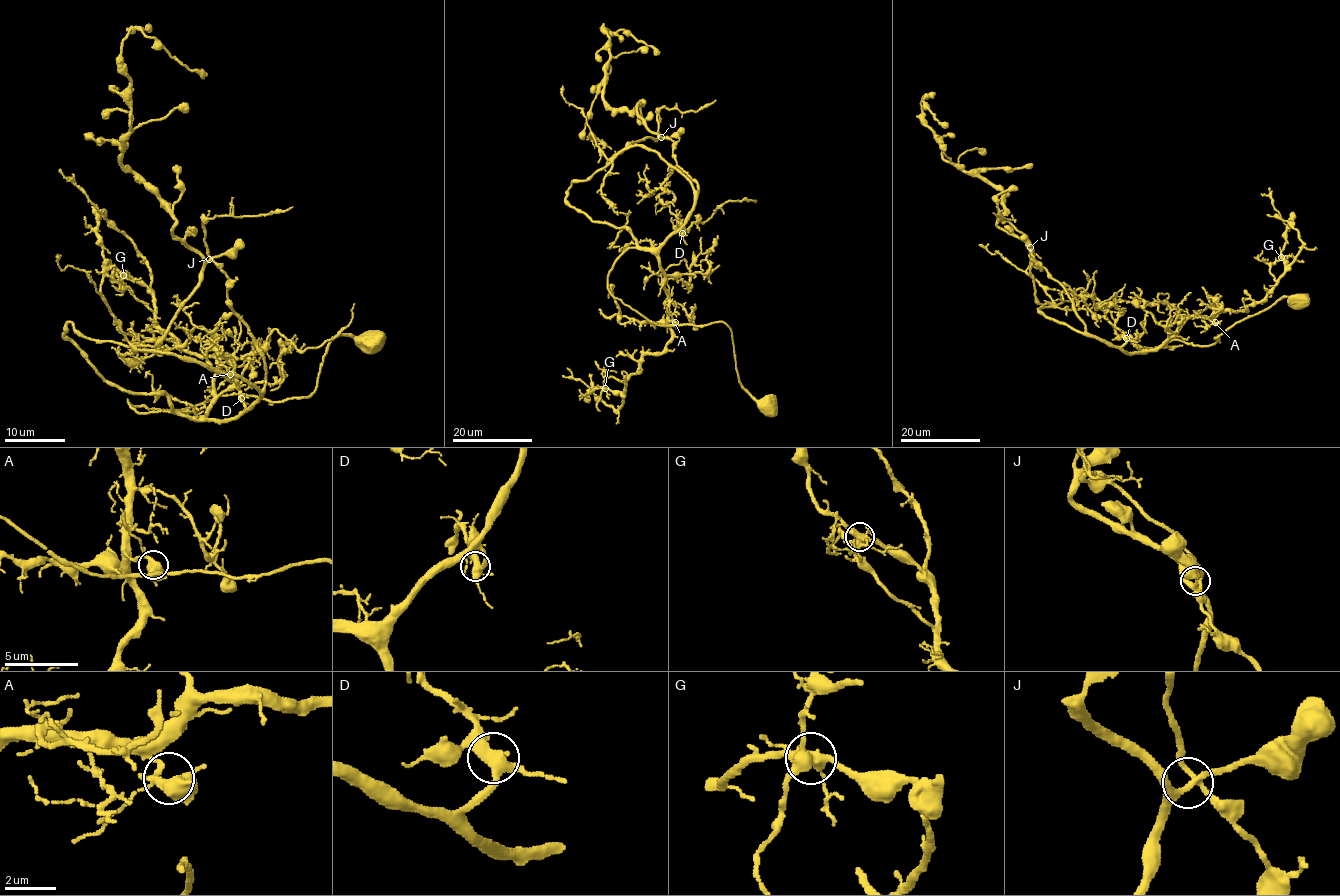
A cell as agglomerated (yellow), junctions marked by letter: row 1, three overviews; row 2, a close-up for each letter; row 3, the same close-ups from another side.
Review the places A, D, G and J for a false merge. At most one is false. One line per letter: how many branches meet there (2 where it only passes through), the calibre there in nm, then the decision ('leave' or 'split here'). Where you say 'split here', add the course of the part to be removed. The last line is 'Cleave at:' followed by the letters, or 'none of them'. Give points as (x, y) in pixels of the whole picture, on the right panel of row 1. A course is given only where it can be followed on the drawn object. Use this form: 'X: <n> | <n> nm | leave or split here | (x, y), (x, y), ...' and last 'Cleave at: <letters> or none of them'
A: 5 | 440 nm | leave
D: 5 | 440 nm | leave
G: 5 | 480 nm | leave
J: 5 | 300 nm | leave
Cleave at: none of them

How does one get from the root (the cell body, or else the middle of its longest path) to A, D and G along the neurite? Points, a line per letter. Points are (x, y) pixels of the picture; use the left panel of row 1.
A: (376, 338), (338, 335), (307, 397), (127, 403), (202, 418), (218, 366), (230, 374)
D: (376, 338), (338, 335), (307, 397), (230, 394), (183, 409), (127, 403), (140, 413), (232, 419), (241, 398)
G: (376, 338), (338, 335), (307, 397), (127, 400), (140, 413), (202, 418), (224, 354), (186, 353), (123, 274)

